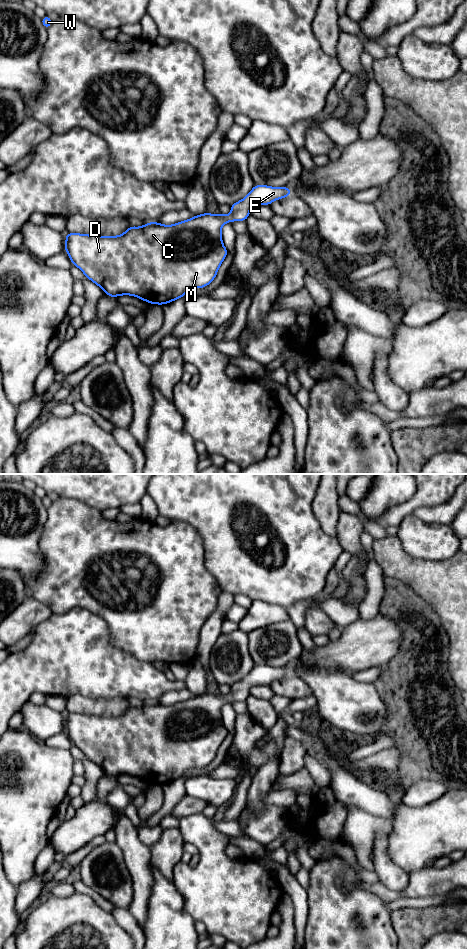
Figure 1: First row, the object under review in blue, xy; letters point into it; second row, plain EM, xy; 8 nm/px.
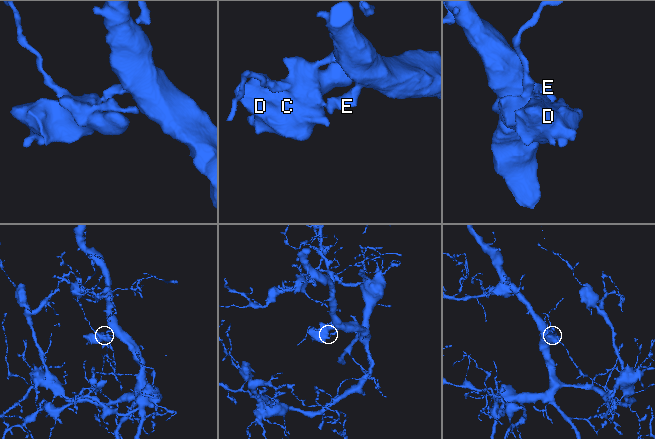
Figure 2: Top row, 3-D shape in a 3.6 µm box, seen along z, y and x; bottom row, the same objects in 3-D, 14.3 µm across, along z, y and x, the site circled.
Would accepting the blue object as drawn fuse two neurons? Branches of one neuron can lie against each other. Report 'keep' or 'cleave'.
keep

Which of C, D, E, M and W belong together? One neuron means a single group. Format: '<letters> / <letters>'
C D E M W

